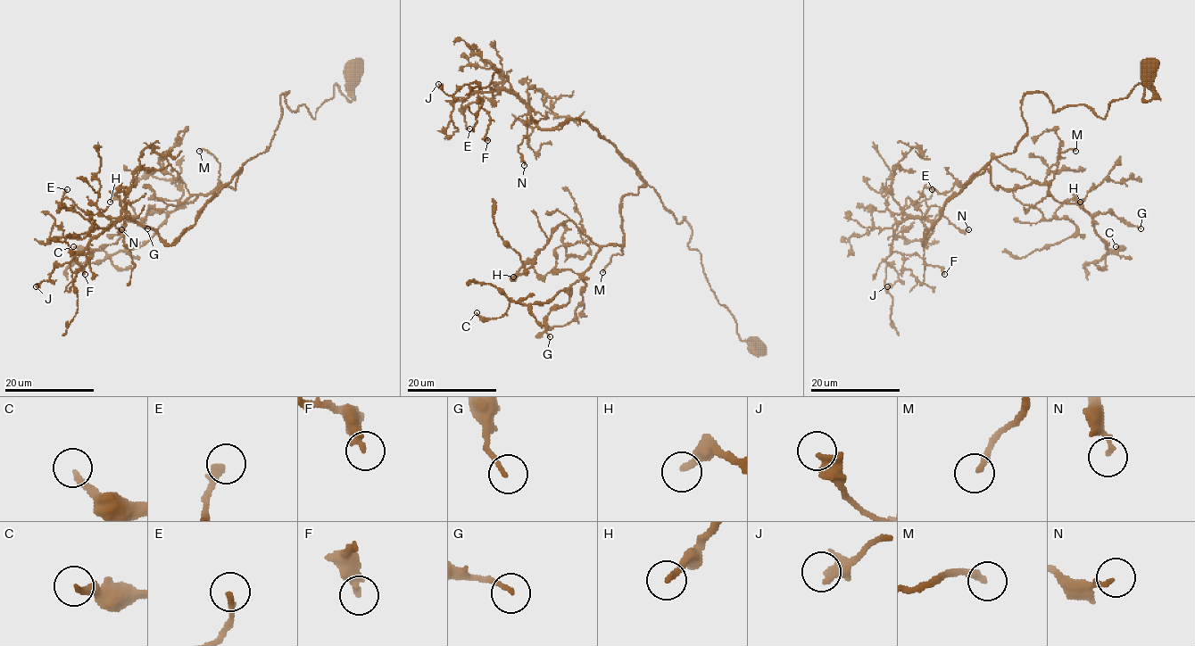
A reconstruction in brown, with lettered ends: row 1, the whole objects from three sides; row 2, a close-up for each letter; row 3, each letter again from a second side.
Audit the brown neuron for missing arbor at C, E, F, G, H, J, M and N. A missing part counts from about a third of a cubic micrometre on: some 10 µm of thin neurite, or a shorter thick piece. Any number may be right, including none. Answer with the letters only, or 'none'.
M

